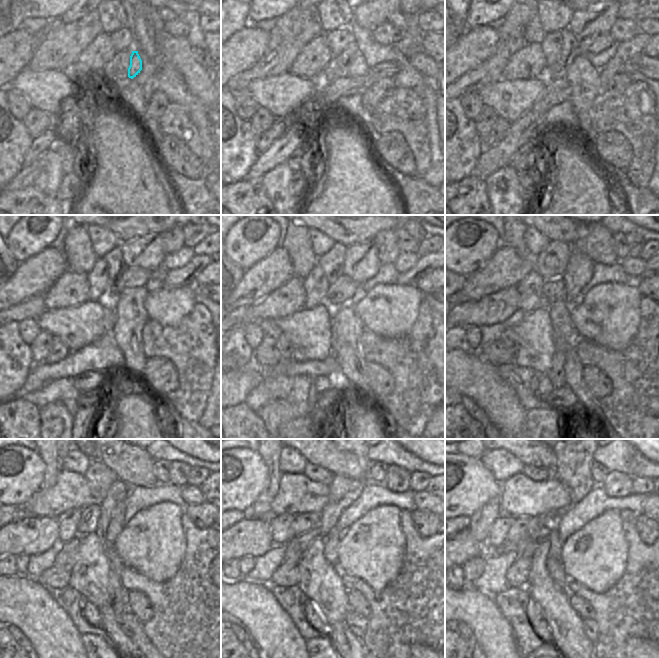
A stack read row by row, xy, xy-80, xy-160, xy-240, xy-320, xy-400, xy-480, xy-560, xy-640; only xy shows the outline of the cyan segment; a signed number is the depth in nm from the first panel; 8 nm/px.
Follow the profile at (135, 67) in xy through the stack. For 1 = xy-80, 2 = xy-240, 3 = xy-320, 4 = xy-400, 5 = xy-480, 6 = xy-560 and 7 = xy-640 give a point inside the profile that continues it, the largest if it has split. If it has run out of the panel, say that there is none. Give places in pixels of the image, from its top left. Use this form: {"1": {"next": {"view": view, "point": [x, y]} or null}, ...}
{"1": {"next": {"view": "xy-80", "point": [358, 68]}}, "2": {"next": {"view": "xy-240", "point": [131, 316]}}, "3": {"next": {"view": "xy-320", "point": [347, 327]}}, "4": {"next": {"view": "xy-400", "point": [573, 367]}}, "5": {"next": {"view": "xy-480", "point": [122, 611]}}, "6": {"next": {"view": "xy-560", "point": [352, 618]}}, "7": {"next": {"view": "xy-640", "point": [591, 627]}}}

